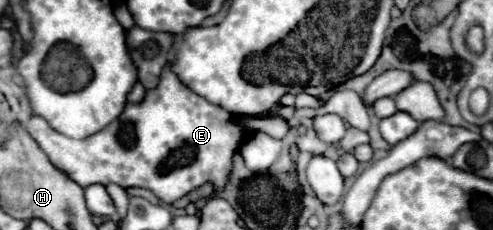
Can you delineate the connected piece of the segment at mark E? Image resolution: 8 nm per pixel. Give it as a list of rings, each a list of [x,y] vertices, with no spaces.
[[[168,62],[160,84],[148,90],[142,102],[126,104],[114,122],[88,138],[68,138],[50,128],[40,116],[32,116],[26,130],[48,154],[50,162],[82,188],[90,184],[106,186],[110,182],[122,188],[140,186],[152,190],[166,204],[174,204],[206,182],[220,192],[226,188],[234,168],[234,154],[248,134],[244,122],[252,116],[234,116],[188,90],[174,74],[172,64],[174,62]]]

